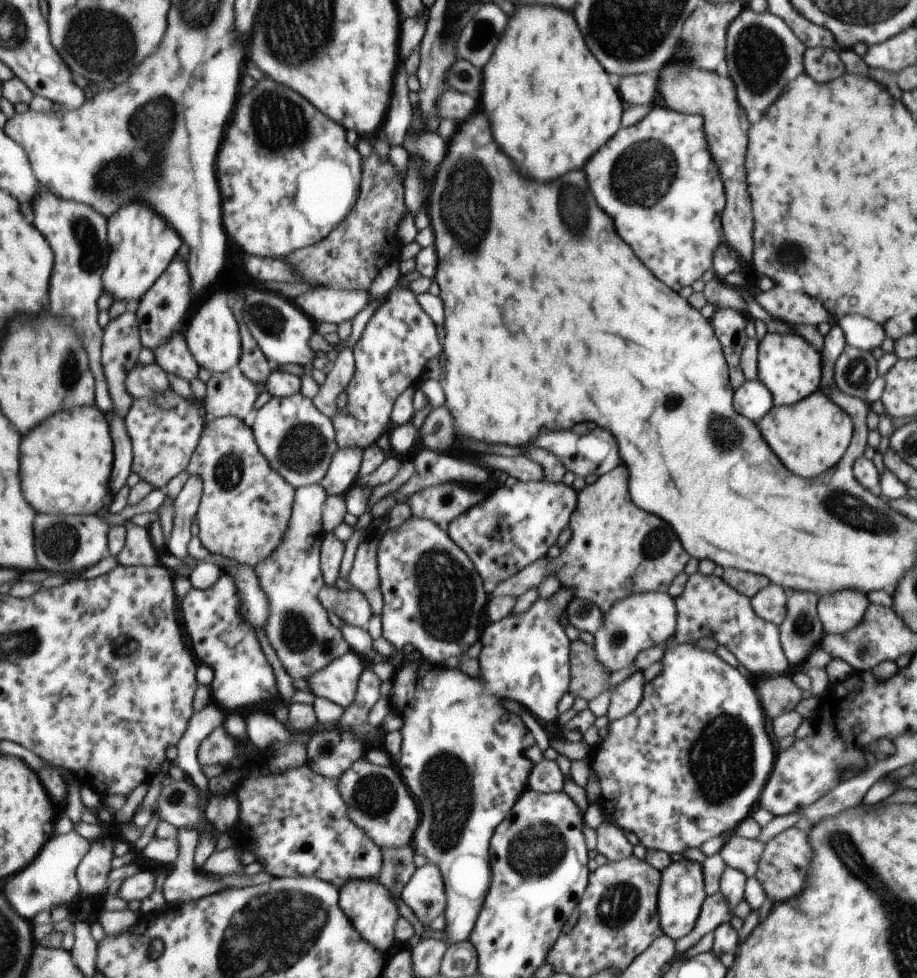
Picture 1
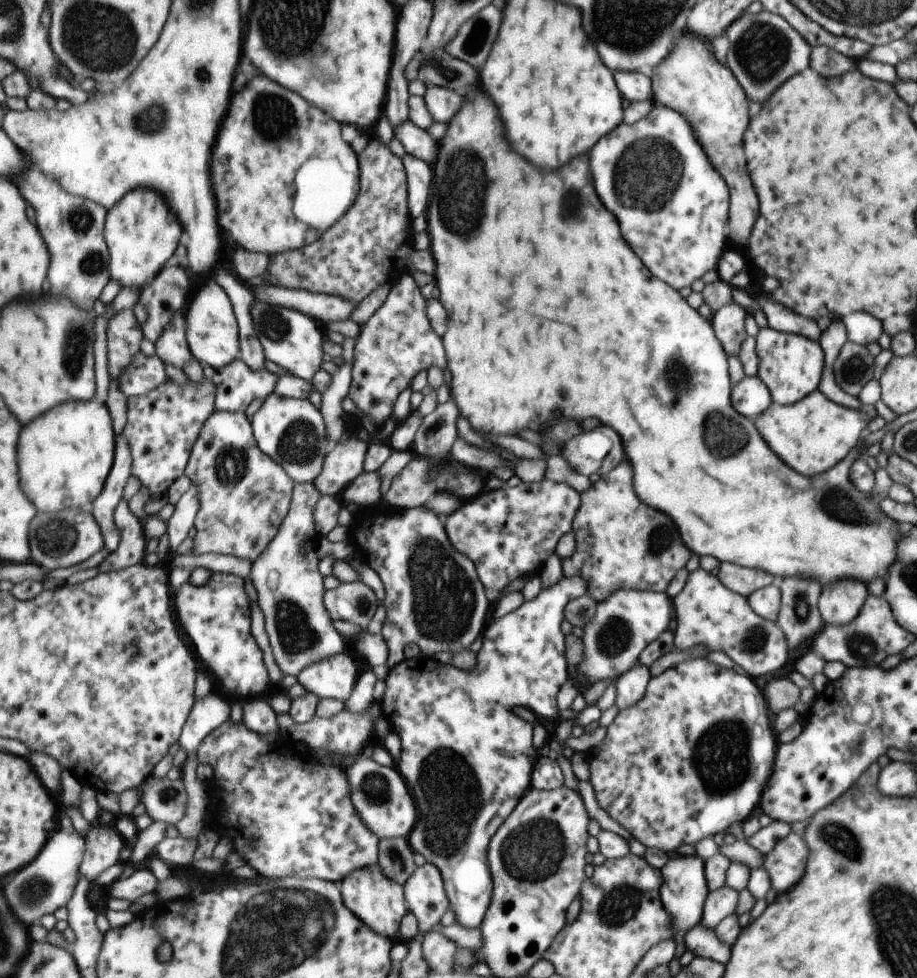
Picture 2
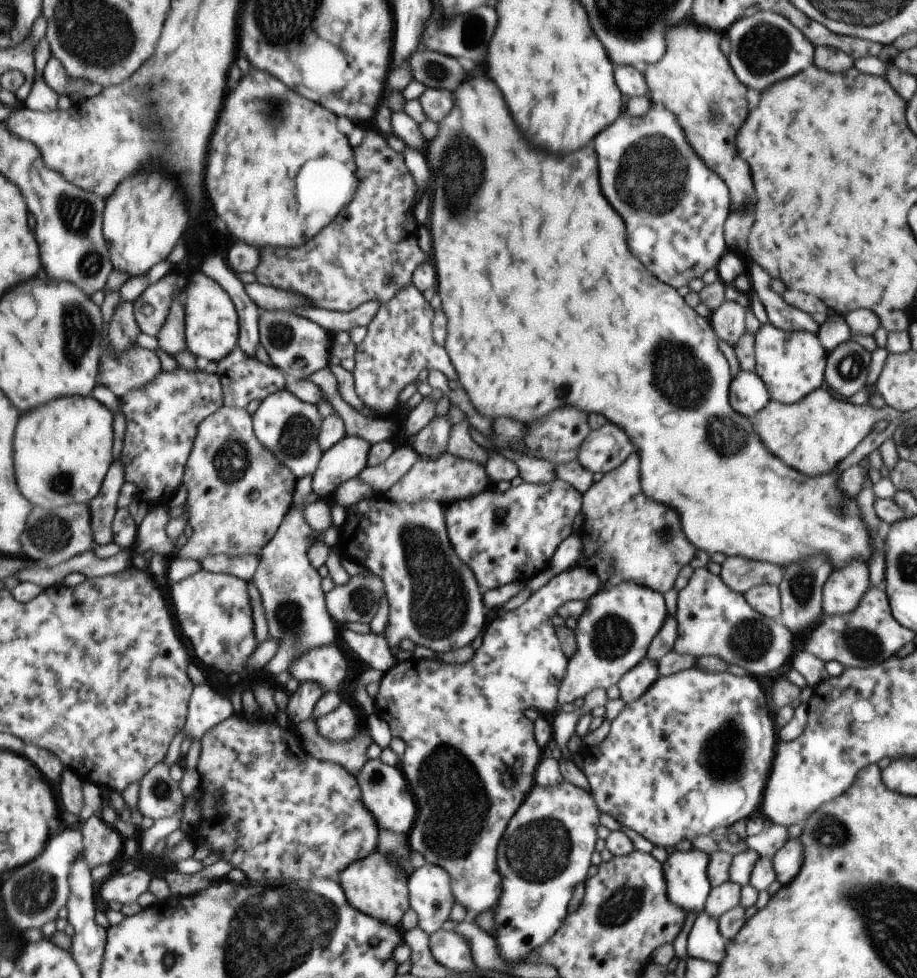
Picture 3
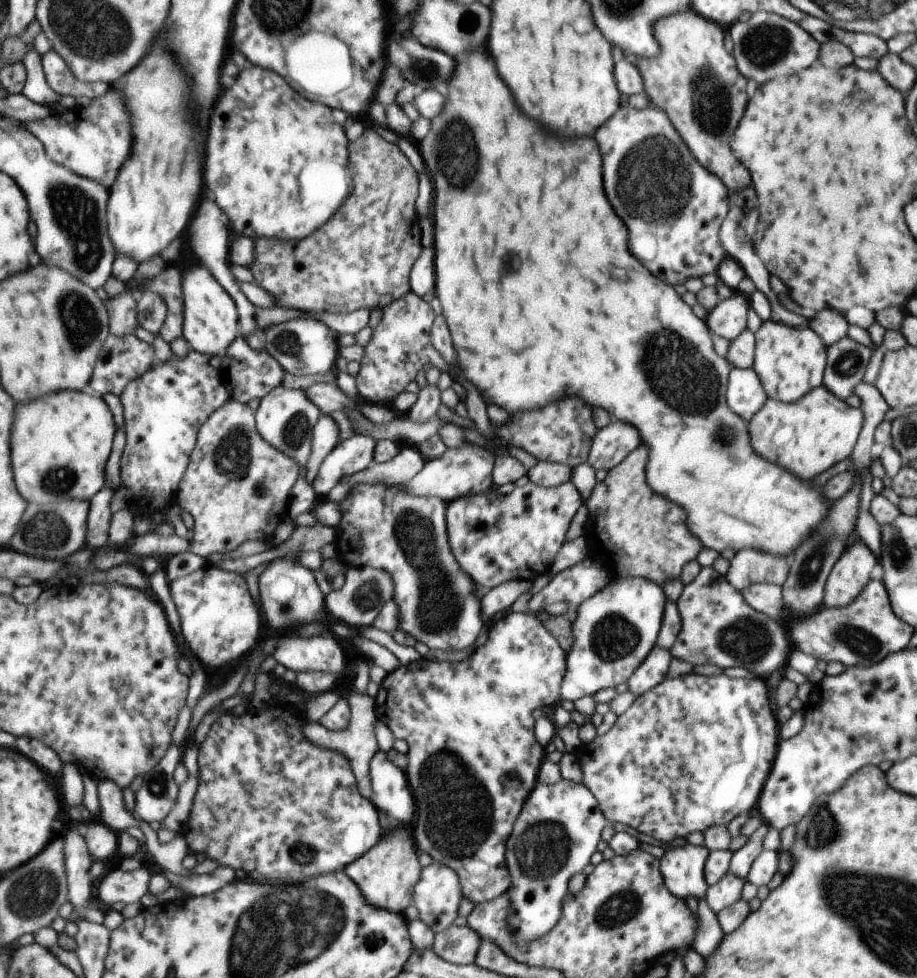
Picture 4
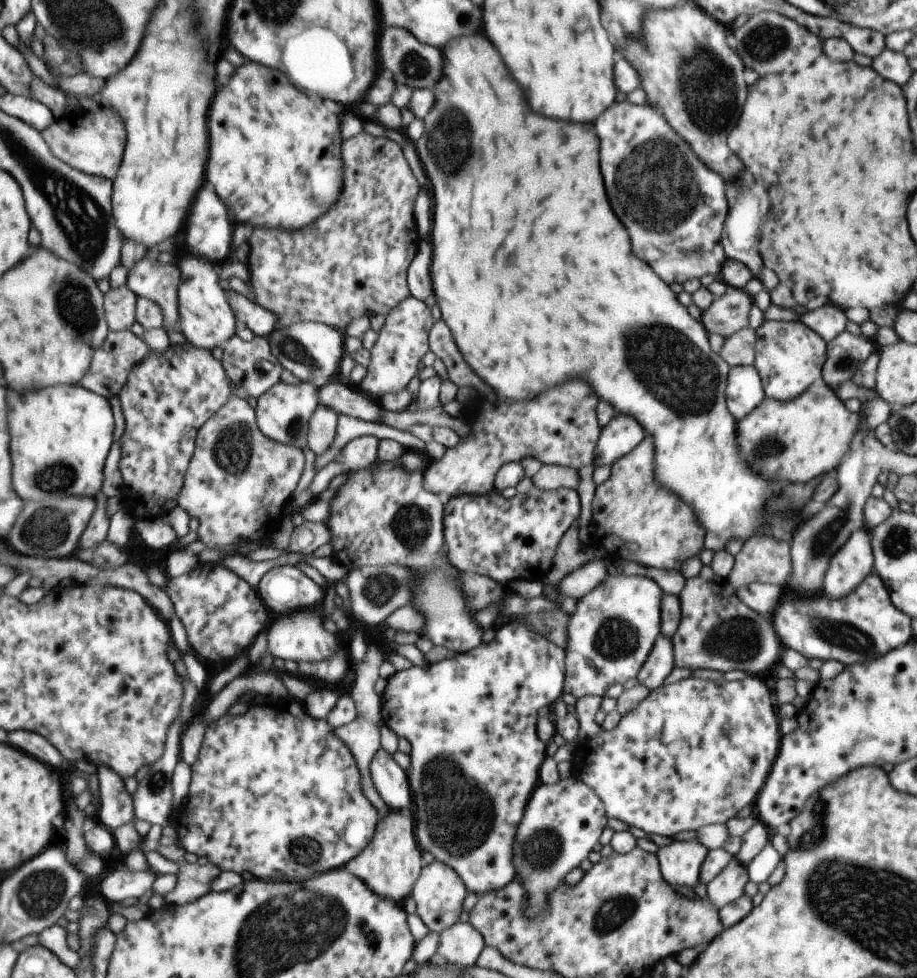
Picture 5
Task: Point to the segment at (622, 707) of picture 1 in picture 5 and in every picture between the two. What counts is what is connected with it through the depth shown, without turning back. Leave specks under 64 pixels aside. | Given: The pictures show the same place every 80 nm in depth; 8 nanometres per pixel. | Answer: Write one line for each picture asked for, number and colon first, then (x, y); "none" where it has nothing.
2: (630, 687)
3: (633, 684)
4: (652, 670)
5: (659, 663)

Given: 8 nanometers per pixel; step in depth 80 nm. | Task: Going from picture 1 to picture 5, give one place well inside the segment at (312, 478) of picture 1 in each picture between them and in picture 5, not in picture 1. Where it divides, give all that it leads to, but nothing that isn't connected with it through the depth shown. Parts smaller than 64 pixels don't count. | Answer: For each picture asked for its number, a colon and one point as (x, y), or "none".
2: (292, 431)
3: (286, 424)
4: (286, 418)
5: (283, 413)

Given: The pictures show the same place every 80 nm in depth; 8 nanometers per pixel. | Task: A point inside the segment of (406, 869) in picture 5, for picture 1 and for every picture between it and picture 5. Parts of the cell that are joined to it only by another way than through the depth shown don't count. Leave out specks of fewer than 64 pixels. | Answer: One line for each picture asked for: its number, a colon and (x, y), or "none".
1: (370, 905)
2: (379, 902)
3: (376, 885)
4: (385, 875)

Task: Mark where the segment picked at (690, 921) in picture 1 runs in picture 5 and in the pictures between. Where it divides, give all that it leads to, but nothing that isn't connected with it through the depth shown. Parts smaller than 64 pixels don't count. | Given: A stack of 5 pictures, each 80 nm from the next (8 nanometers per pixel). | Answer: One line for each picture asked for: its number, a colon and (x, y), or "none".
2: (683, 892)
3: (685, 873)
4: (682, 867)
5: (680, 860)

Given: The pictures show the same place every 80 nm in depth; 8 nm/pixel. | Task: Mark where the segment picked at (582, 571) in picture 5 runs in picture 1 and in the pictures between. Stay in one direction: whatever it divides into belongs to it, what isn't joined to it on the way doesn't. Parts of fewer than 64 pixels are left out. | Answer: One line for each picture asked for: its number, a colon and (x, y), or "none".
1: (462, 754)
2: (468, 757)
3: (469, 754)
4: (472, 758)

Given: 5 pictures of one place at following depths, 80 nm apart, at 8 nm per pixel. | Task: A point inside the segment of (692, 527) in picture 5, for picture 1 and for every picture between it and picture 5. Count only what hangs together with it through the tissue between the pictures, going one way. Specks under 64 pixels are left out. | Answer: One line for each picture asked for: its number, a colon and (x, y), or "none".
1: (612, 553)
2: (615, 548)
3: (625, 536)
4: (632, 532)

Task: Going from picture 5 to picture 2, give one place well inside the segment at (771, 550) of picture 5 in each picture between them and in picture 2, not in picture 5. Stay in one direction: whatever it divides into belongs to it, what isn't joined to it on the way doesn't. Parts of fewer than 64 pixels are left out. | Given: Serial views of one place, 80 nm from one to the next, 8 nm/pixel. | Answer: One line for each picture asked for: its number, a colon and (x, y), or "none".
2: (743, 581)
3: (738, 574)
4: (748, 567)

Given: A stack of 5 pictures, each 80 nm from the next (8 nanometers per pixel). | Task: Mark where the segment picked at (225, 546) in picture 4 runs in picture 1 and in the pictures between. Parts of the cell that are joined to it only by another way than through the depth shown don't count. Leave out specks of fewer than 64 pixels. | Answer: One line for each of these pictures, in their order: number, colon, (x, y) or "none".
1: (246, 505)
2: (245, 495)
3: (238, 492)

